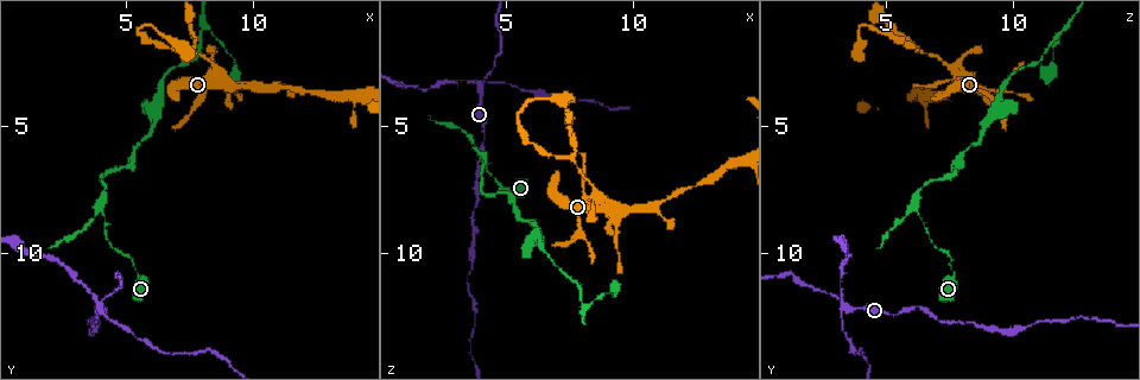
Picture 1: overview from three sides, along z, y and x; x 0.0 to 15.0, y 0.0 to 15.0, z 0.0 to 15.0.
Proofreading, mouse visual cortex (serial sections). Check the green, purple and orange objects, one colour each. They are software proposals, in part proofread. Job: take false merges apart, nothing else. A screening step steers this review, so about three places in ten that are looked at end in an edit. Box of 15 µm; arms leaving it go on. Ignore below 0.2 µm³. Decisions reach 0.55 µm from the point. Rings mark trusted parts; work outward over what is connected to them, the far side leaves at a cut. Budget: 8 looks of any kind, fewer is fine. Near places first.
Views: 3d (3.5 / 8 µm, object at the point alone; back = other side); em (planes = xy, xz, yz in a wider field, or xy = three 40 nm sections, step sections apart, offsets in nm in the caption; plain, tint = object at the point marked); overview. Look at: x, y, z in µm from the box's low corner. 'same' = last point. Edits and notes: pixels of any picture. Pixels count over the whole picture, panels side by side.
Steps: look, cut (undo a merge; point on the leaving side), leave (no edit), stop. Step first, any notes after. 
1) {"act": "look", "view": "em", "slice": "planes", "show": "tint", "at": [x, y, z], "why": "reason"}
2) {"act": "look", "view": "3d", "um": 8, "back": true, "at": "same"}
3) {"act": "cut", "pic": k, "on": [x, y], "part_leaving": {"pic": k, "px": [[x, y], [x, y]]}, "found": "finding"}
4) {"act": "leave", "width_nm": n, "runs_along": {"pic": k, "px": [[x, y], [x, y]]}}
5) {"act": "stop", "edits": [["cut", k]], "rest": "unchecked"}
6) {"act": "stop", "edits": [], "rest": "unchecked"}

{"act": "look", "view": "3d", "um": 3.5, "at": [4.2, 6.9, 7.8], "why": "sharp bend"}

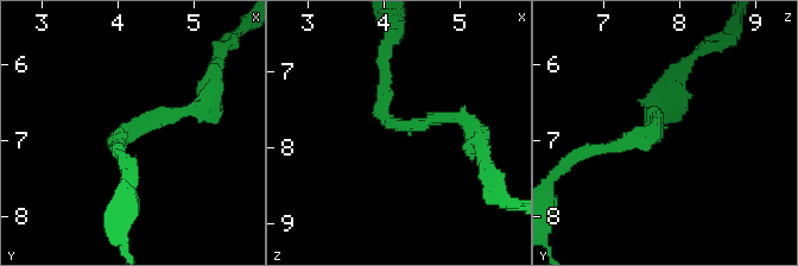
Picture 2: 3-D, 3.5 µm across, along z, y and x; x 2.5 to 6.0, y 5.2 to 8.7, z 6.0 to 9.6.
{"act": "look", "view": "em", "slice": "planes", "show": "tint", "at": [4.20, 6.90, 7.70], "arm_widths_nm": [150, 200]}

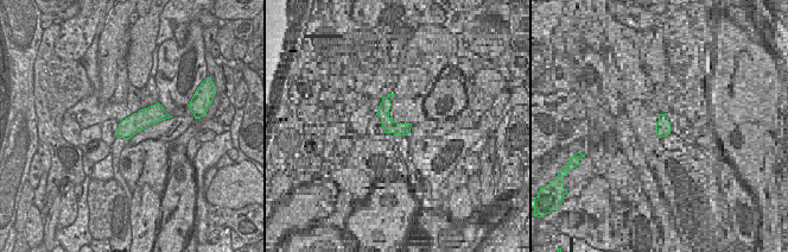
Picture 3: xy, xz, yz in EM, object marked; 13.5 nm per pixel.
{"act": "leave", "runs_along": {"pic": 3, "px": [[164, 115], [148, 115], [119, 134]]}, "found": "continuous, no second cell"}

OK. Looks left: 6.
{"act": "look", "view": "3d", "um": 3.5, "at": [8.5, 2.5, 7.5], "why": "sudden change in width"}

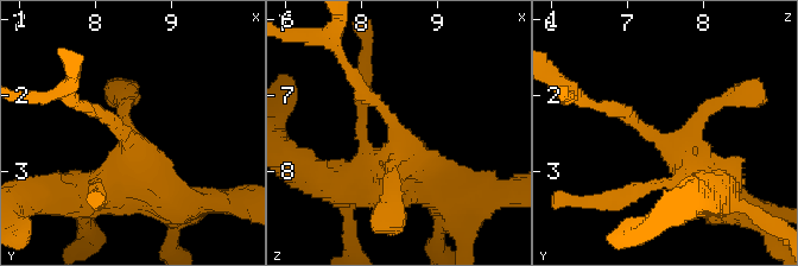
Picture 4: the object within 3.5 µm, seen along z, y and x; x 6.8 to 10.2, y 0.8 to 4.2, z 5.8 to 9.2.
{"act": "look", "view": "em", "slice": "xy", "step": 1, "show": "tint", "at": [8.45, 2.55, 7.45]}

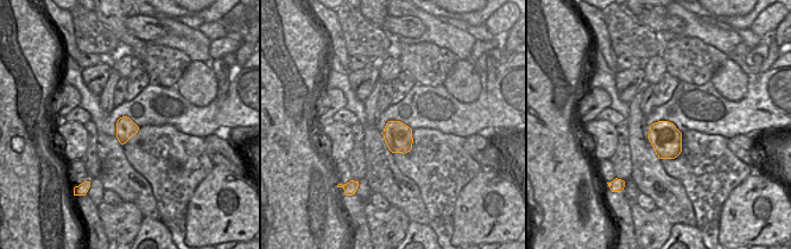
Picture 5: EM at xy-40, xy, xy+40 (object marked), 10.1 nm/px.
{"act": "leave", "found": "one cell here"}

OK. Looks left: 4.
{"act": "look", "view": "3d", "um": 3.5, "at": [4.0, 12.1, 3.4], "why": "looks like a crossing"}

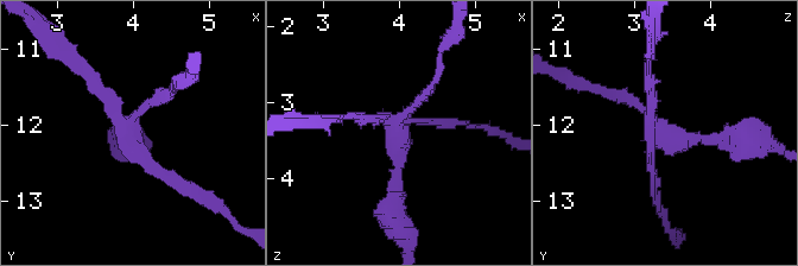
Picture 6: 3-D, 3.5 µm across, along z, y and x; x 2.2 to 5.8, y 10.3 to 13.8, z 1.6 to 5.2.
{"act": "look", "view": "em", "slice": "xy", "step": 1, "show": "tint", "at": [4.00, 12.25, 3.45], "arms": 4, "arm_widths_nm": [150, 150, 150, 200]}

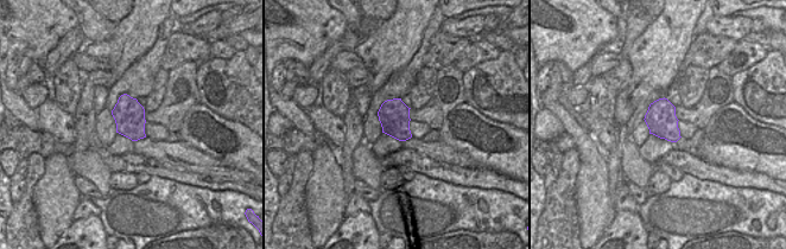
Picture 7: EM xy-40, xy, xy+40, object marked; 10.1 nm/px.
{"act": "cut", "pic": 6, "on": [438, 122], "found": "two cells meet here"}

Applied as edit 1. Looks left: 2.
{"act": "stop", "edits": [["cut", 6]], "rest": "unchecked"}

